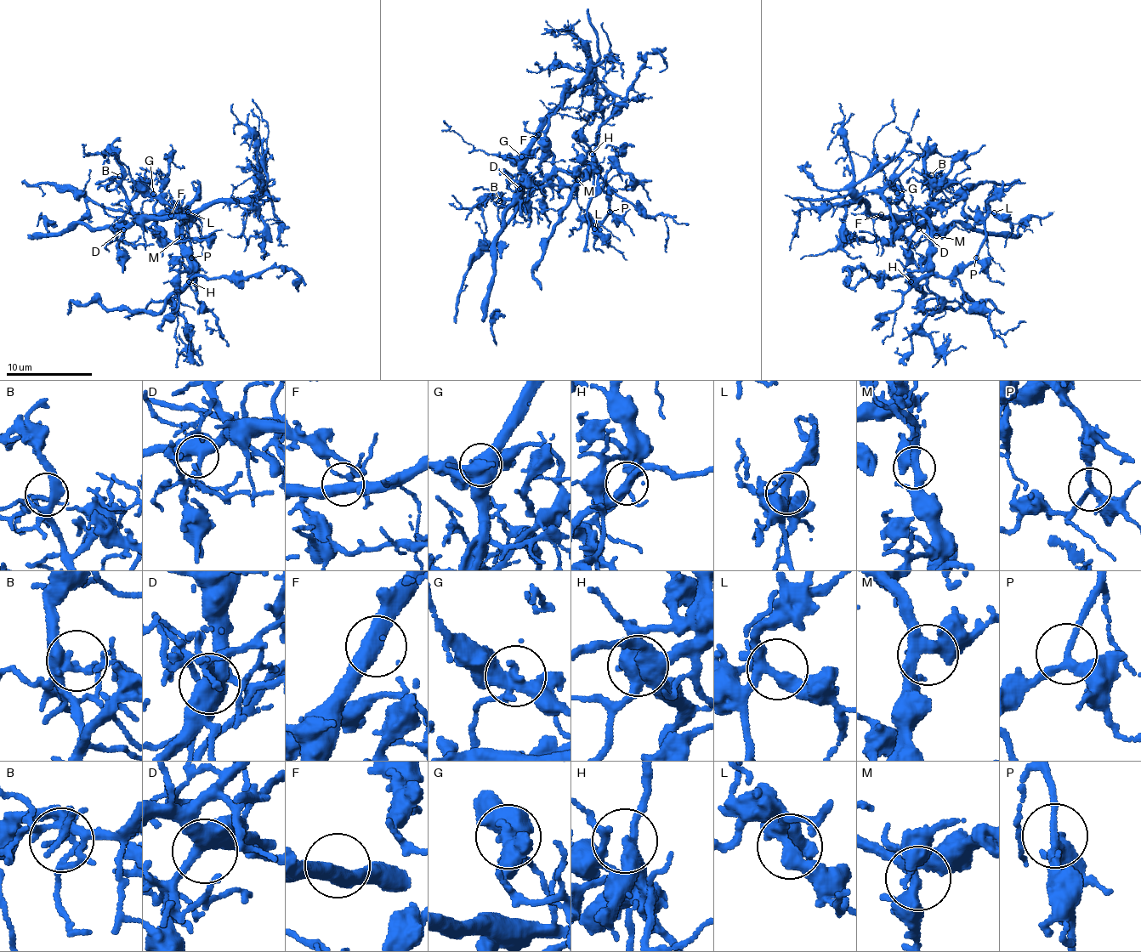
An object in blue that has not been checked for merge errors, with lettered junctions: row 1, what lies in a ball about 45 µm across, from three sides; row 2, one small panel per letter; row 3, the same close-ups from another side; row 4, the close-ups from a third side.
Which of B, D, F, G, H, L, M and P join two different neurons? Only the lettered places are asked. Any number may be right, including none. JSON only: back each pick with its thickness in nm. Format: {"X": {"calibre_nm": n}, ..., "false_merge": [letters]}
{"G": {"calibre_nm": 400}, "false_merge": ["G"]}

